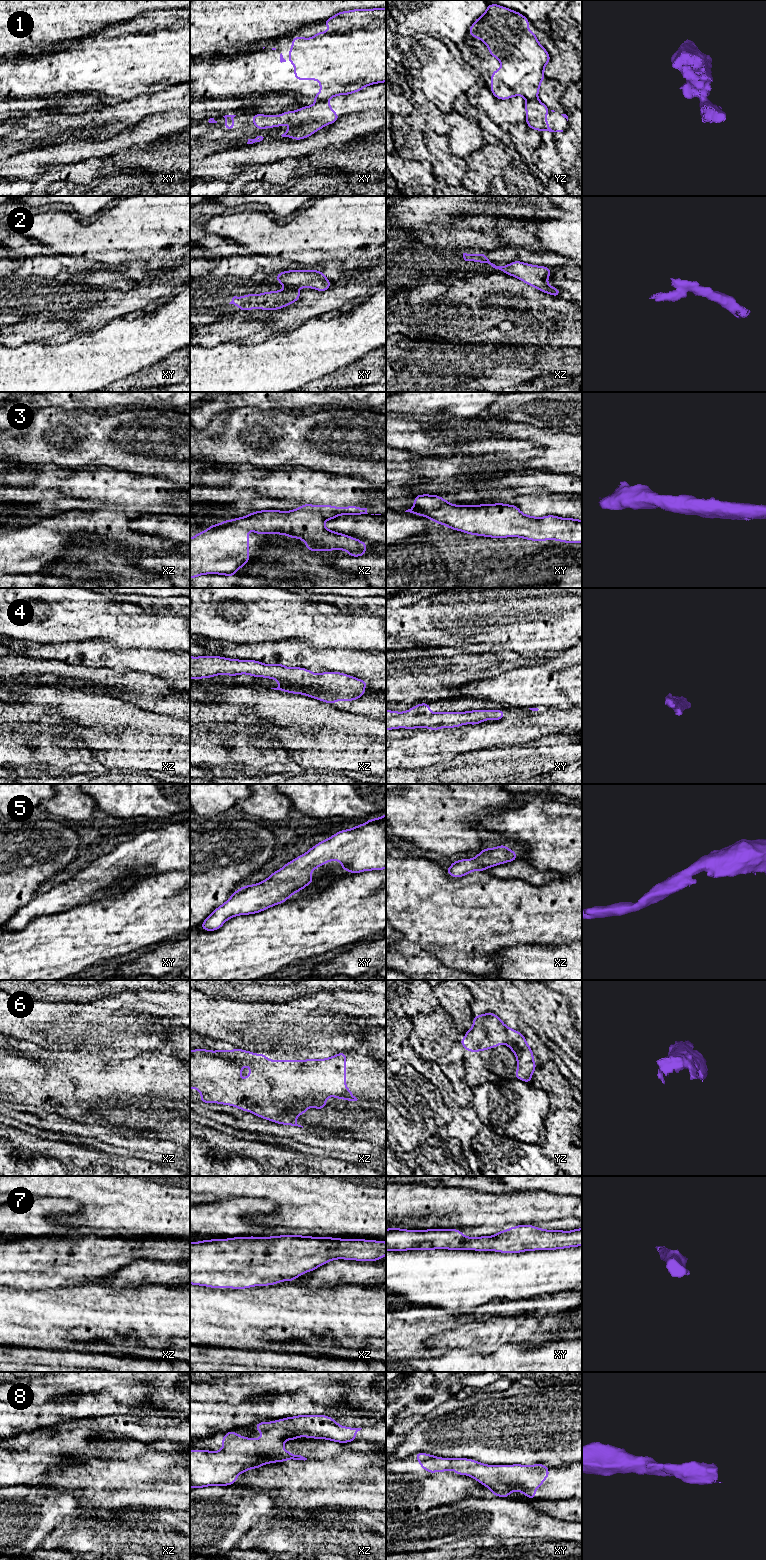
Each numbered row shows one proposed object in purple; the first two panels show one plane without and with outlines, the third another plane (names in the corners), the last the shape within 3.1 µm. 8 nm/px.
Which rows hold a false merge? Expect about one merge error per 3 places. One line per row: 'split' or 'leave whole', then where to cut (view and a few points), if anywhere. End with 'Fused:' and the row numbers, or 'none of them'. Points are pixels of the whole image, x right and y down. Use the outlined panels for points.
1: split | xy (327, 98), (317, 100)
2: split | xy (288, 287), (296, 289)
3: leave whole | no cut
4: leave whole | no cut
5: leave whole | no cut
6: leave whole | no cut
7: leave whole | no cut
8: leave whole | no cut
Fused: 1, 2

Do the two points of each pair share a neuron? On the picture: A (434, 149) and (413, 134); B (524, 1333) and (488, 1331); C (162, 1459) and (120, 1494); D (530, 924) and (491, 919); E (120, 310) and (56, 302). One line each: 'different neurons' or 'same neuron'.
A: same neuron
B: same neuron
C: same neuron
D: same neuron
E: same neuron

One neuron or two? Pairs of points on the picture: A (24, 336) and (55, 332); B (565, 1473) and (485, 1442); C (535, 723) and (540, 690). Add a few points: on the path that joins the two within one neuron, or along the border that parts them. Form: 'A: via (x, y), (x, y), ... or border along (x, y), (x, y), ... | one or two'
A: via (32, 332), (47, 332) | one
B: border along (571, 1462), (565, 1462), (550, 1468) | two
C: border along (539, 708), (563, 709) | two

